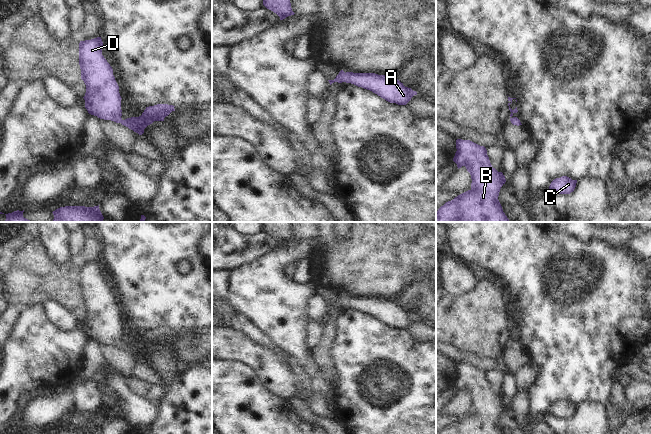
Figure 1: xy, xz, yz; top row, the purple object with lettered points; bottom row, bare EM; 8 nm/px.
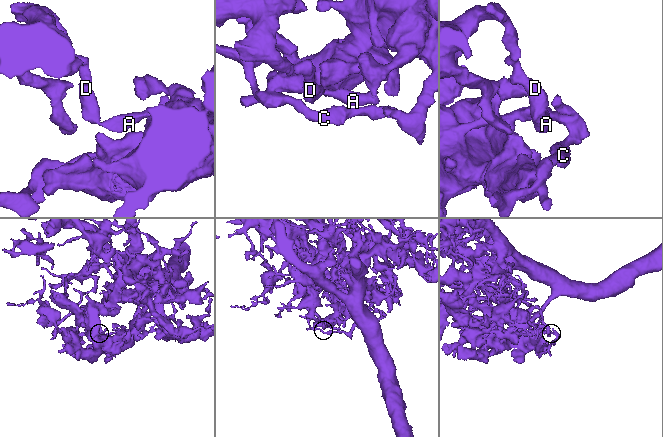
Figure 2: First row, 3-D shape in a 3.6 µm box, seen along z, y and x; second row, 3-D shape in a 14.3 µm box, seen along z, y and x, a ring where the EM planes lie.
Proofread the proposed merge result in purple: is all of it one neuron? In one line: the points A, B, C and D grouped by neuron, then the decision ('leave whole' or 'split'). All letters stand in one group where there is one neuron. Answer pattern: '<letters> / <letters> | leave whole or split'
A B C D | leave whole

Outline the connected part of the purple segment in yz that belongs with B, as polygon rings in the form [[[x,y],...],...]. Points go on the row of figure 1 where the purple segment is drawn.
[[[457,139],[456,149],[453,161],[457,164],[458,169],[465,166],[470,173],[472,179],[471,189],[441,206],[436,212],[436,222],[510,222],[498,200],[500,189],[505,184],[506,179],[502,172],[498,172],[492,167],[486,148],[470,140]]]

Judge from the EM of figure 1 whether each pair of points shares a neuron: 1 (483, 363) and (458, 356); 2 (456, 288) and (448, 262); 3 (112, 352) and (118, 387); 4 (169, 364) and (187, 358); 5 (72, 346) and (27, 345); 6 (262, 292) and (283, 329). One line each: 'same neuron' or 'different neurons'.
1: same neuron
2: same neuron
3: different neurons
4: different neurons
5: same neuron
6: same neuron

